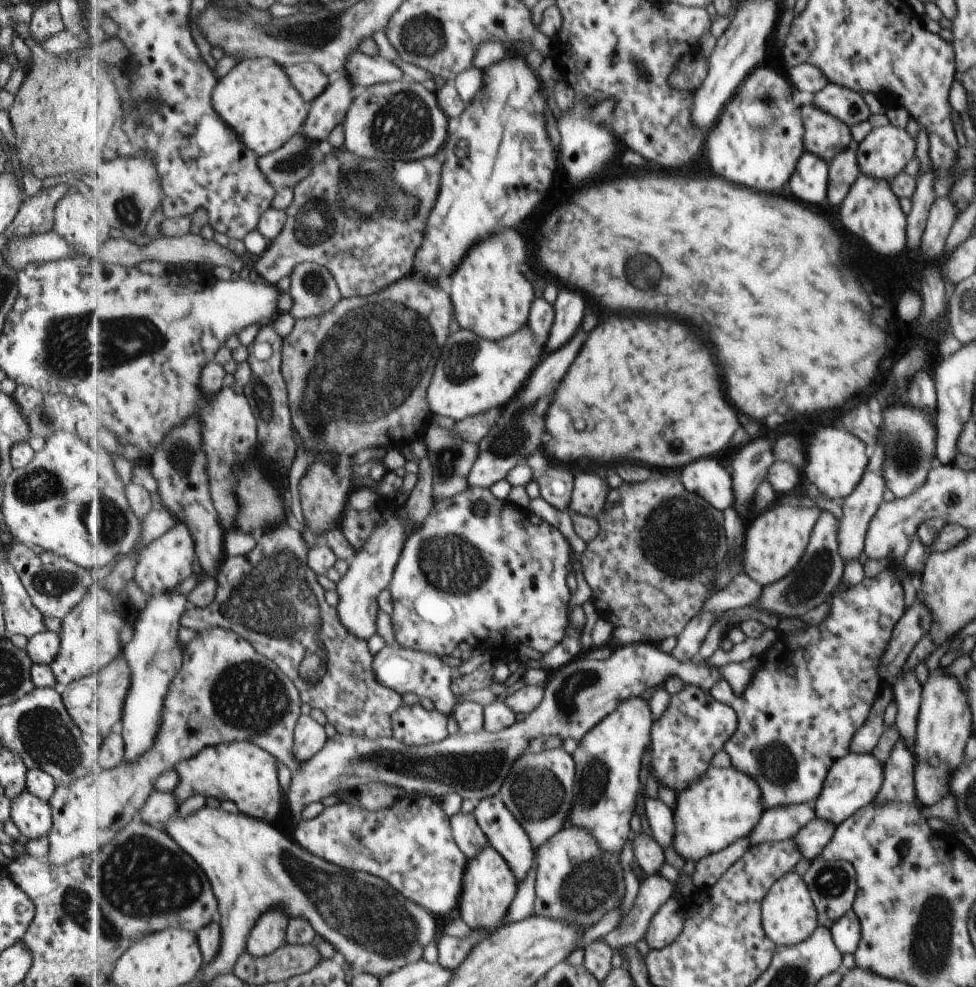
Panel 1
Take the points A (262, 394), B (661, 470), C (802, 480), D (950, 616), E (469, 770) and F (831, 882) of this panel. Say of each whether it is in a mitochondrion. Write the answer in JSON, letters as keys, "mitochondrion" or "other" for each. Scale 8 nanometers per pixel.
{"A":"mitochondrion","B":"other","C":"other","D":"other","E":"mitochondrion","F":"mitochondrion"}

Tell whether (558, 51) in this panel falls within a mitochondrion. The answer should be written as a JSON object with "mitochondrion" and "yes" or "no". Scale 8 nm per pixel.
{"mitochondrion":"no"}

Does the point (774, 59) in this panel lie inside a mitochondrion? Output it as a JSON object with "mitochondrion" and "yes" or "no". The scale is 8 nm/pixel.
{"mitochondrion":"no"}

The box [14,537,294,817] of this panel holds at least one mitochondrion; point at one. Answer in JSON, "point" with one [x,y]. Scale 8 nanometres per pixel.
{"point":[49,741]}

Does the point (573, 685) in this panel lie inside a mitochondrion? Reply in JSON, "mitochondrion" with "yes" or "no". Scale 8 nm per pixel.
{"mitochondrion":"yes"}

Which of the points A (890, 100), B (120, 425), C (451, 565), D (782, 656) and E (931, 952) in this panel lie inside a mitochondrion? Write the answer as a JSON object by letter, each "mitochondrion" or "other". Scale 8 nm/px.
{"A":"other","B":"other","C":"mitochondrion","D":"other","E":"mitochondrion"}

